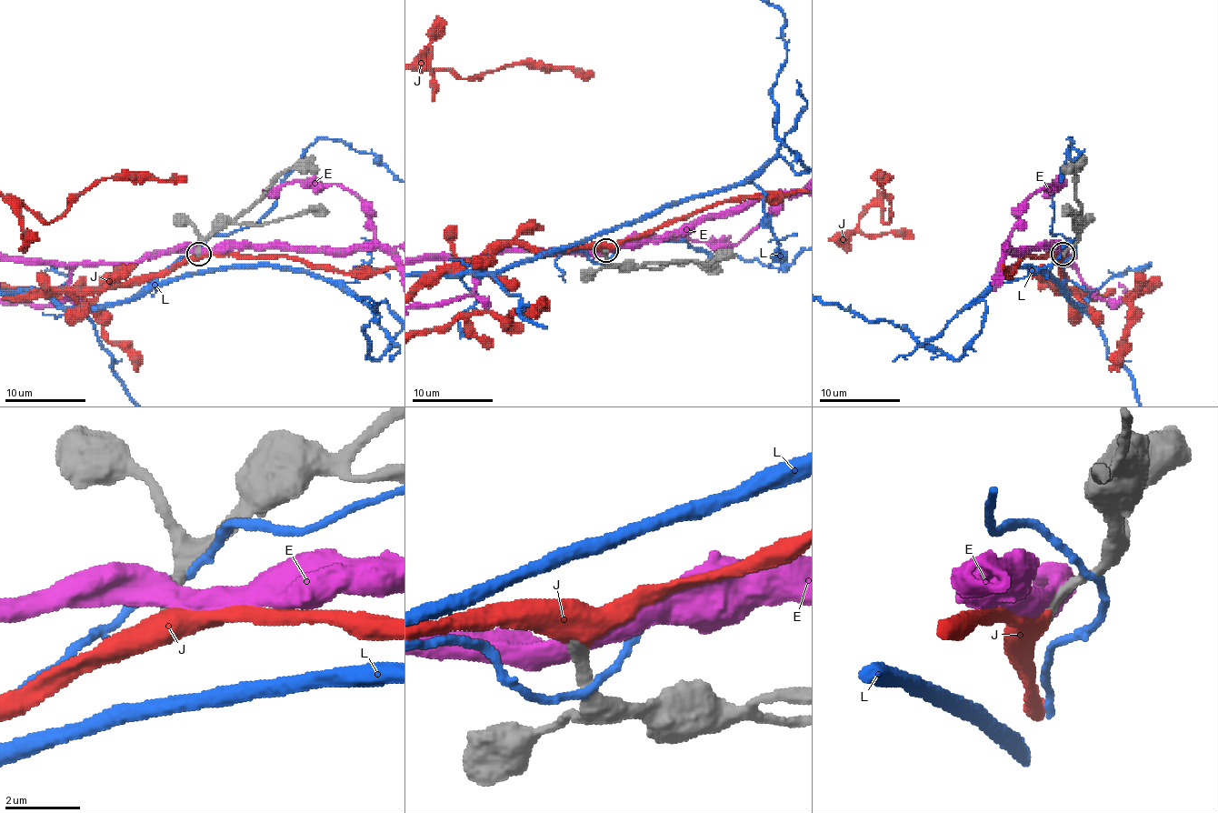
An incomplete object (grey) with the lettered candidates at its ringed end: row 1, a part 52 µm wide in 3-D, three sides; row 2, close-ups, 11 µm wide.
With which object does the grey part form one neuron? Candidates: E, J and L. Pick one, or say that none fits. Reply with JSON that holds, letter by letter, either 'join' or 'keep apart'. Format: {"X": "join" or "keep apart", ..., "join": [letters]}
{"E": "keep apart", "J": "join", "L": "keep apart", "join": ["J"]}

